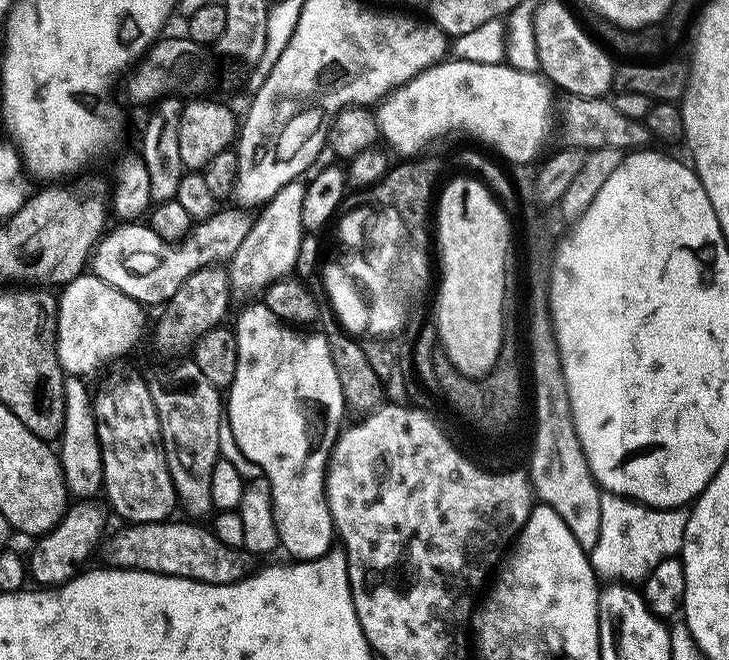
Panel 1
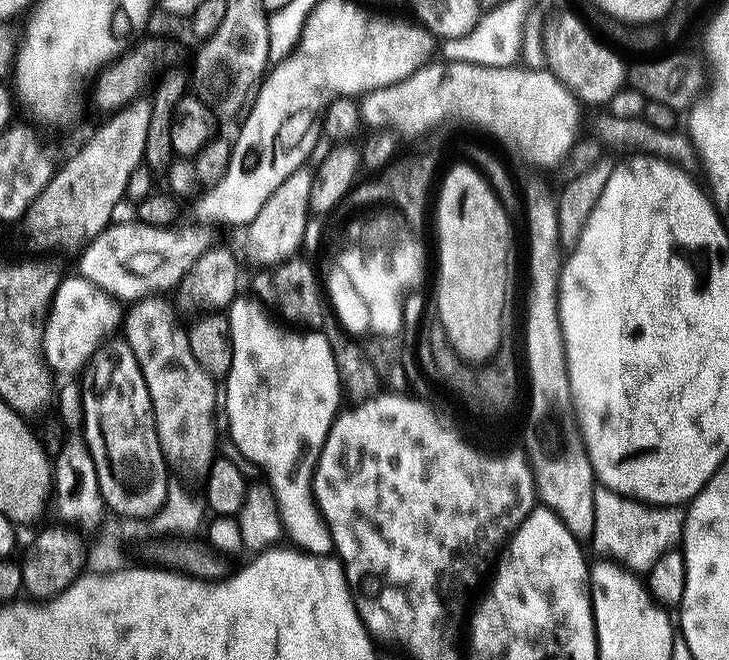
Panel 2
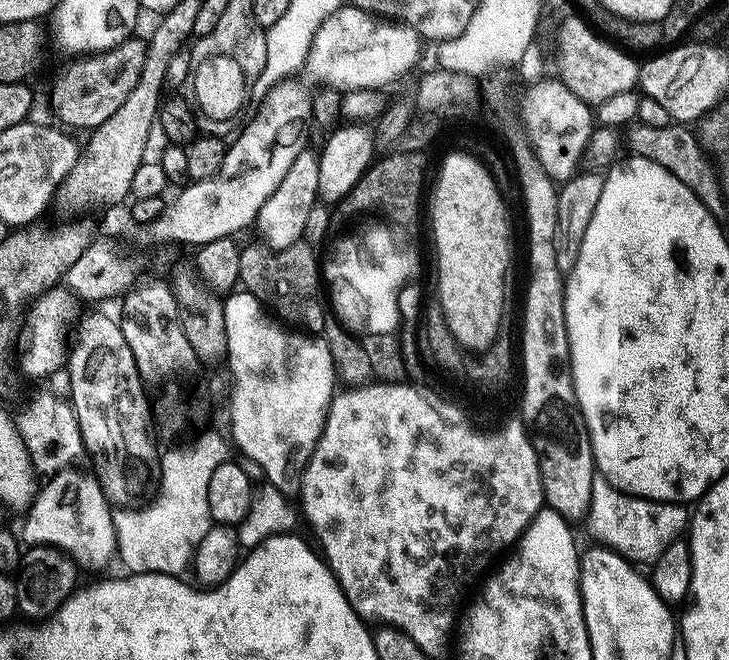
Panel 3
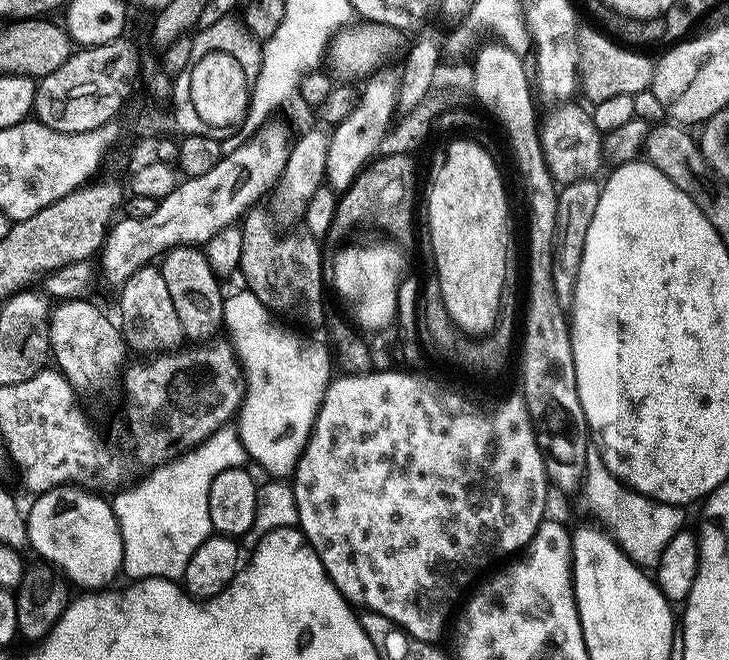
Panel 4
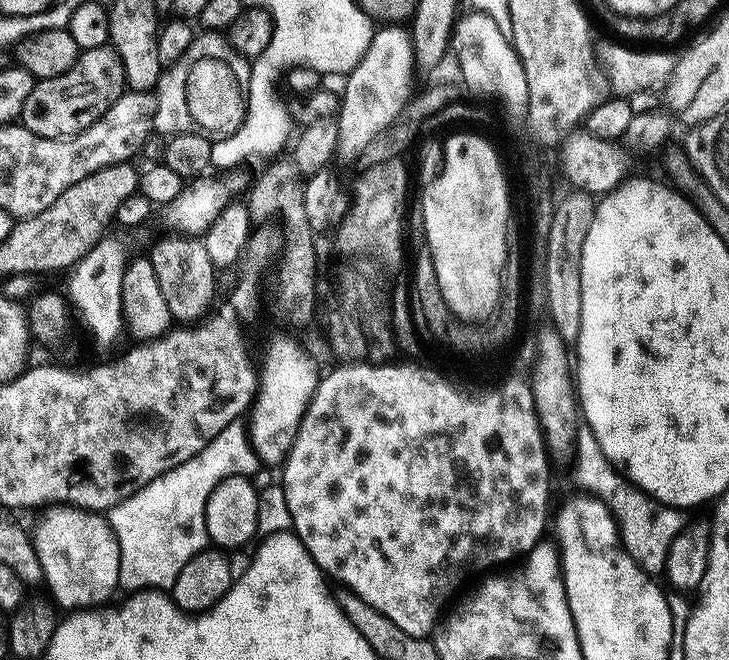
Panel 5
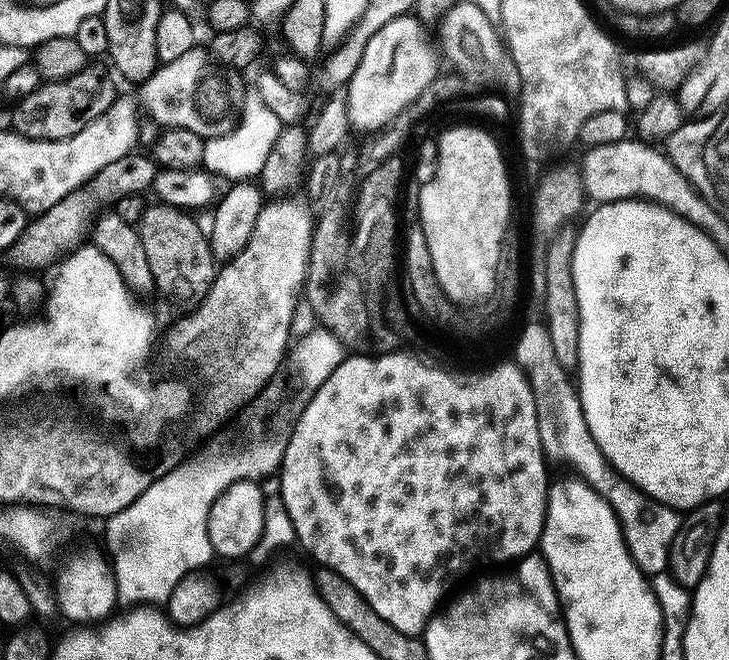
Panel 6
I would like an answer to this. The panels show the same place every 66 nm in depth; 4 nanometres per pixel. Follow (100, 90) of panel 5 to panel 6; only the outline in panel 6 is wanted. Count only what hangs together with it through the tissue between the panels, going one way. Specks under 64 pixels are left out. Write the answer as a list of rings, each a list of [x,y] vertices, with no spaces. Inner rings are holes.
[[[92,66],[85,67],[83,72],[74,74],[65,80],[53,80],[41,83],[40,87],[34,89],[30,94],[19,97],[15,101],[16,109],[12,112],[11,127],[23,136],[38,140],[62,140],[69,139],[78,134],[88,123],[102,115],[118,97],[118,91],[106,77],[100,72],[95,72]]]

